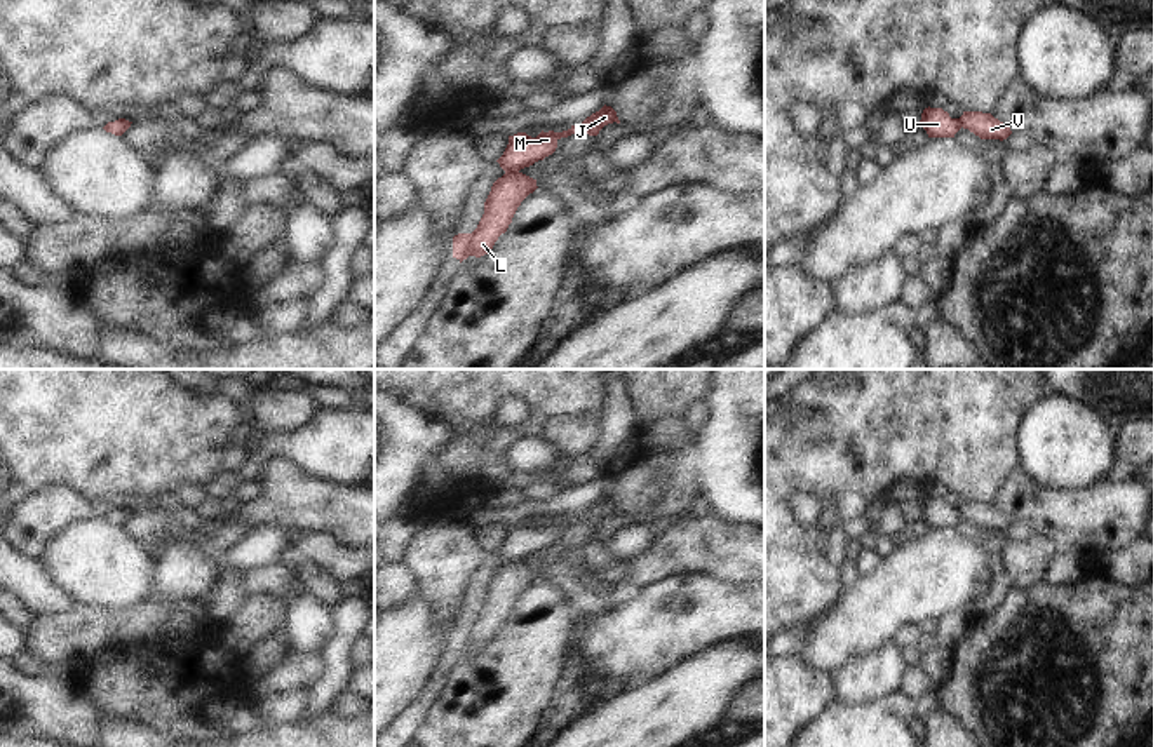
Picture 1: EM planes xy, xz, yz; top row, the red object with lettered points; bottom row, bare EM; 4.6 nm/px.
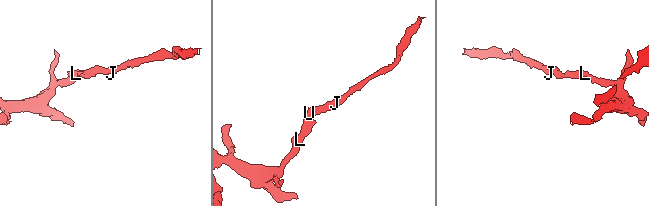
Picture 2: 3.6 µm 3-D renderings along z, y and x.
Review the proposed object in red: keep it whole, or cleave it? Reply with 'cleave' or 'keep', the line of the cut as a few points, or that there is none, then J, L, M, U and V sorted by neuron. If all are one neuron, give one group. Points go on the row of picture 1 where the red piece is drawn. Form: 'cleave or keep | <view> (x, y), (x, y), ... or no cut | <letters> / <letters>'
cleave | xz (518, 169), (505, 174) | J M U / L V

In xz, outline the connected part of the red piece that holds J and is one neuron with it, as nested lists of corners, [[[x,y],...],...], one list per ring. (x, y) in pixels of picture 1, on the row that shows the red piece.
[[[604,104],[599,111],[587,117],[580,125],[571,125],[563,132],[542,131],[536,138],[531,138],[526,132],[517,132],[509,136],[509,145],[496,162],[505,171],[505,174],[512,174],[552,155],[561,138],[568,138],[571,134],[597,136],[604,125],[613,122],[620,124],[617,111]]]

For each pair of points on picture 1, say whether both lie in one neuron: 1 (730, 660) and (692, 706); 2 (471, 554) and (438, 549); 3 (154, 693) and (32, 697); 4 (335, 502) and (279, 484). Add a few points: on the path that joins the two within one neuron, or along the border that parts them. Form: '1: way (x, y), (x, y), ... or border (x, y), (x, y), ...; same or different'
1: way (720, 671), (695, 695); same
2: way (462, 554), (446, 554); same
3: border (93, 655), (87, 697), (100, 714); different
4: way (321, 502), (296, 502), (293, 498); same

